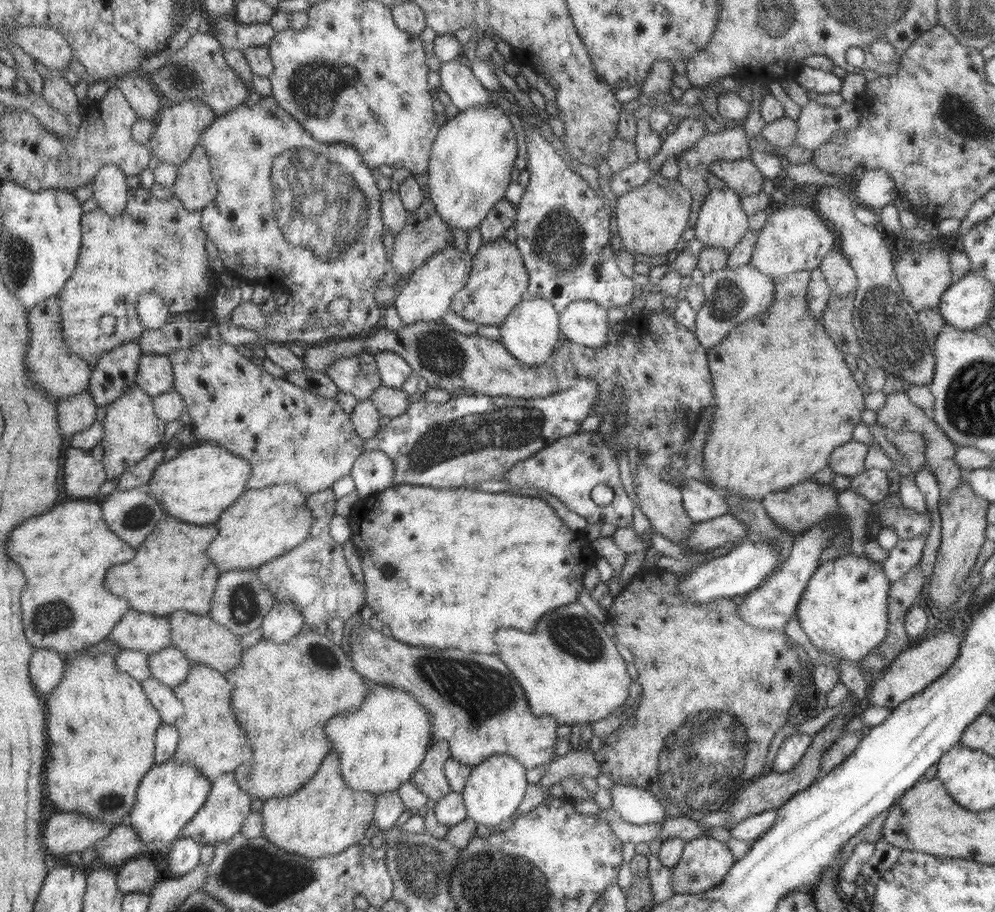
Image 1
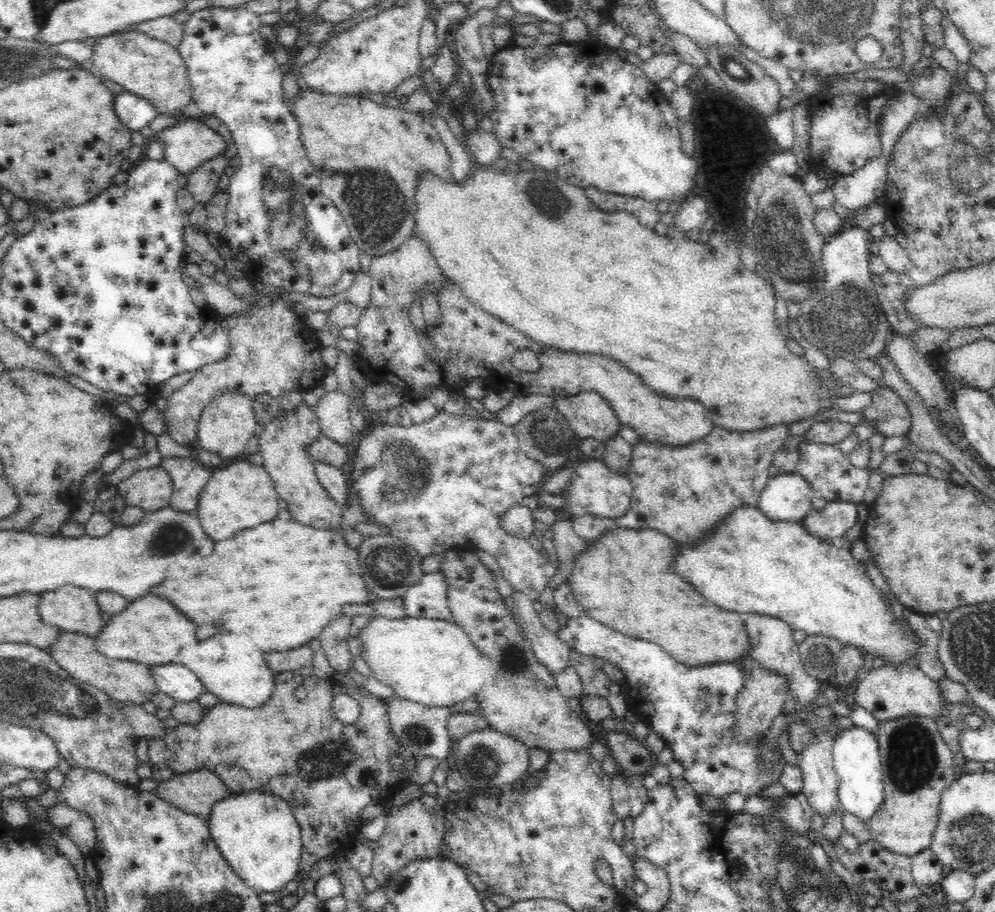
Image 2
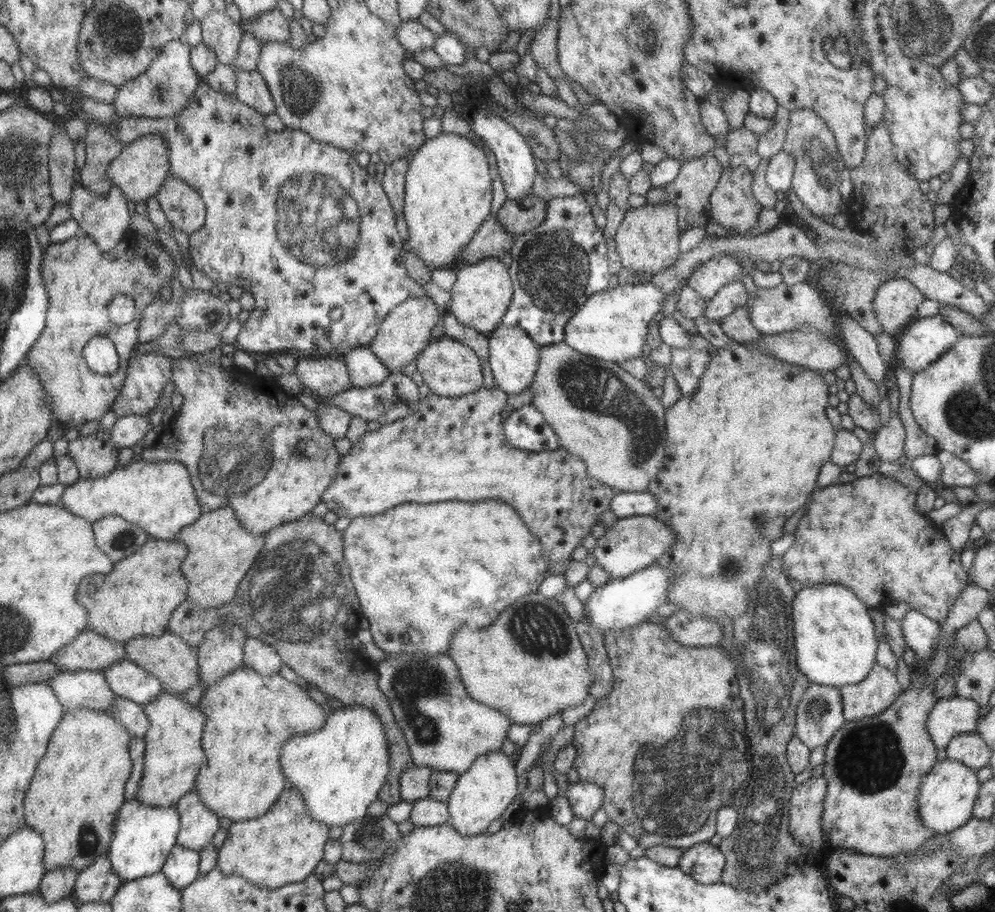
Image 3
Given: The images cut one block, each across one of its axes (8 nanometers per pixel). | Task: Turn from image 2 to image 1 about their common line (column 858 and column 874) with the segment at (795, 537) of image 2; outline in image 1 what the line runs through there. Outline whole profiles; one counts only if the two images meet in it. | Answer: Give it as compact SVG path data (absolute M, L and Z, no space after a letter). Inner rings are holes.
M854 554L843 555L834 561L828 561L818 566L817 572L808 580L805 593L802 594L800 604L797 606L797 619L810 642L818 653L828 653L838 659L848 662L862 662L866 655L870 655L882 640L887 637L886 628L889 628L889 618L886 618L886 606L889 606L890 584L882 570L882 564Z

